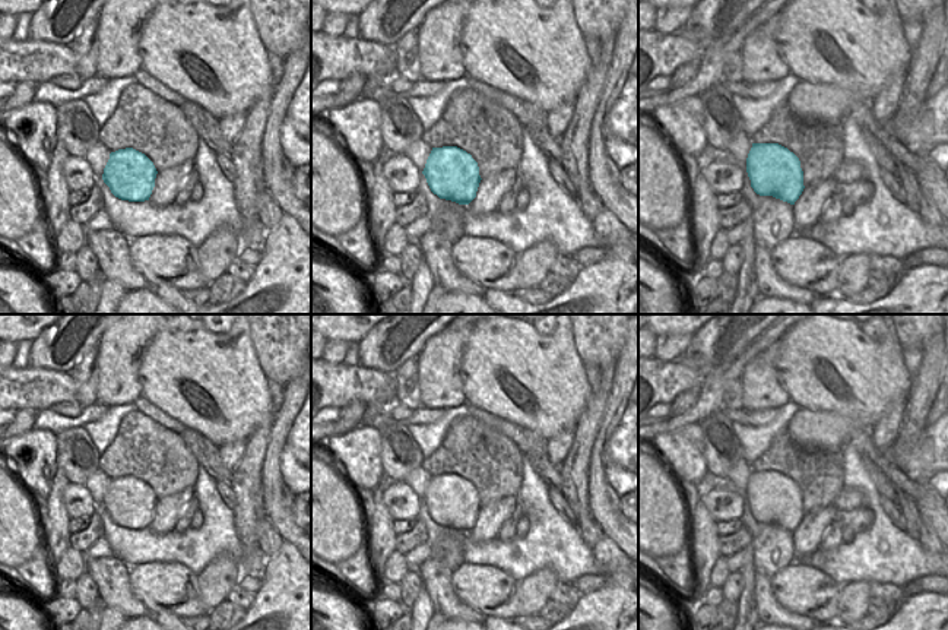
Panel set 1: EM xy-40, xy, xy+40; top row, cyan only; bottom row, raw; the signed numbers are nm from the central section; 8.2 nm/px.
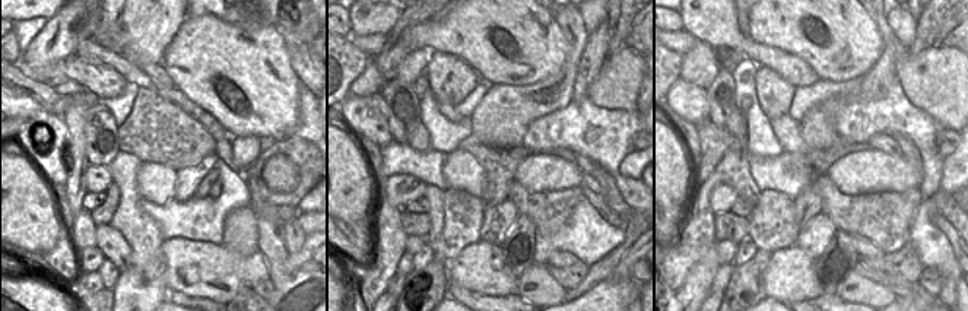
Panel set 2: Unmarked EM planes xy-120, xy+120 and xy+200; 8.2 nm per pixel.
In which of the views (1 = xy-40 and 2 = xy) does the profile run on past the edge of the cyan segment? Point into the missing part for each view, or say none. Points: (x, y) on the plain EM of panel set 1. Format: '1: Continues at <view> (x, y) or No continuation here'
1: No continuation here
2: No continuation here

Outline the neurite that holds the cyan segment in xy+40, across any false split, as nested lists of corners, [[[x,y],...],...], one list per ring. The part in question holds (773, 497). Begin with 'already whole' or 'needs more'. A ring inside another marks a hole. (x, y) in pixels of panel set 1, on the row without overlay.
already whole; [[[752,471],[746,500],[757,522],[773,523],[790,532],[805,516],[799,485],[779,471]]]

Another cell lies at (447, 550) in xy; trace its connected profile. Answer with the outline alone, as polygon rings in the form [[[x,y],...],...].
[[[457,531],[456,534],[446,534],[441,538],[437,538],[431,558],[440,560],[450,570],[454,570],[463,564],[465,553],[462,550],[460,532]]]

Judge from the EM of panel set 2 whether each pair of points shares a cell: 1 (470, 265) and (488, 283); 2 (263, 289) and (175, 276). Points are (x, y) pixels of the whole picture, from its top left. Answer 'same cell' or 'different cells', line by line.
1: same cell
2: different cells

